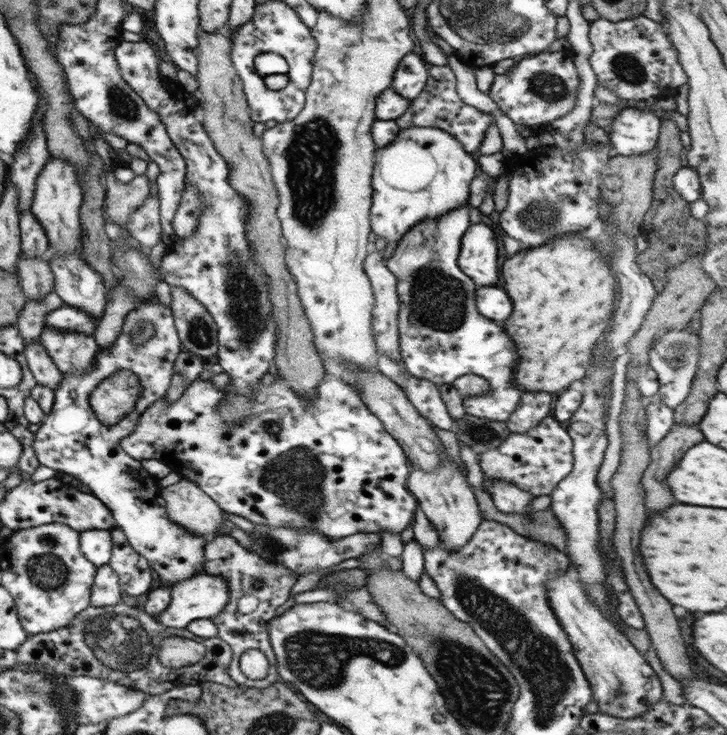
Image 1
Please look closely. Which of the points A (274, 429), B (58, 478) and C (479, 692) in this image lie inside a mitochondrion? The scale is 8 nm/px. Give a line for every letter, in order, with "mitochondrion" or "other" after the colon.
A: mitochondrion
B: other
C: mitochondrion

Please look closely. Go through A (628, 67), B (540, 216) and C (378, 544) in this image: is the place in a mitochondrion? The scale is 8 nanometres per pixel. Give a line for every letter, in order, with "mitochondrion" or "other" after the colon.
A: mitochondrion
B: mitochondrion
C: other

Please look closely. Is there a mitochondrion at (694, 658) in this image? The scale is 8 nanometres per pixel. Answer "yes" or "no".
no

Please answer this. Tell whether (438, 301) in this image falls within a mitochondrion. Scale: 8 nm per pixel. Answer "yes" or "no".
yes

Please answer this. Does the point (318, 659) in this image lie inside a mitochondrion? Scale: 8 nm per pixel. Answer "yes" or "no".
yes

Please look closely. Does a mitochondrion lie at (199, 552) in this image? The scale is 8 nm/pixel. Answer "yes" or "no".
no

